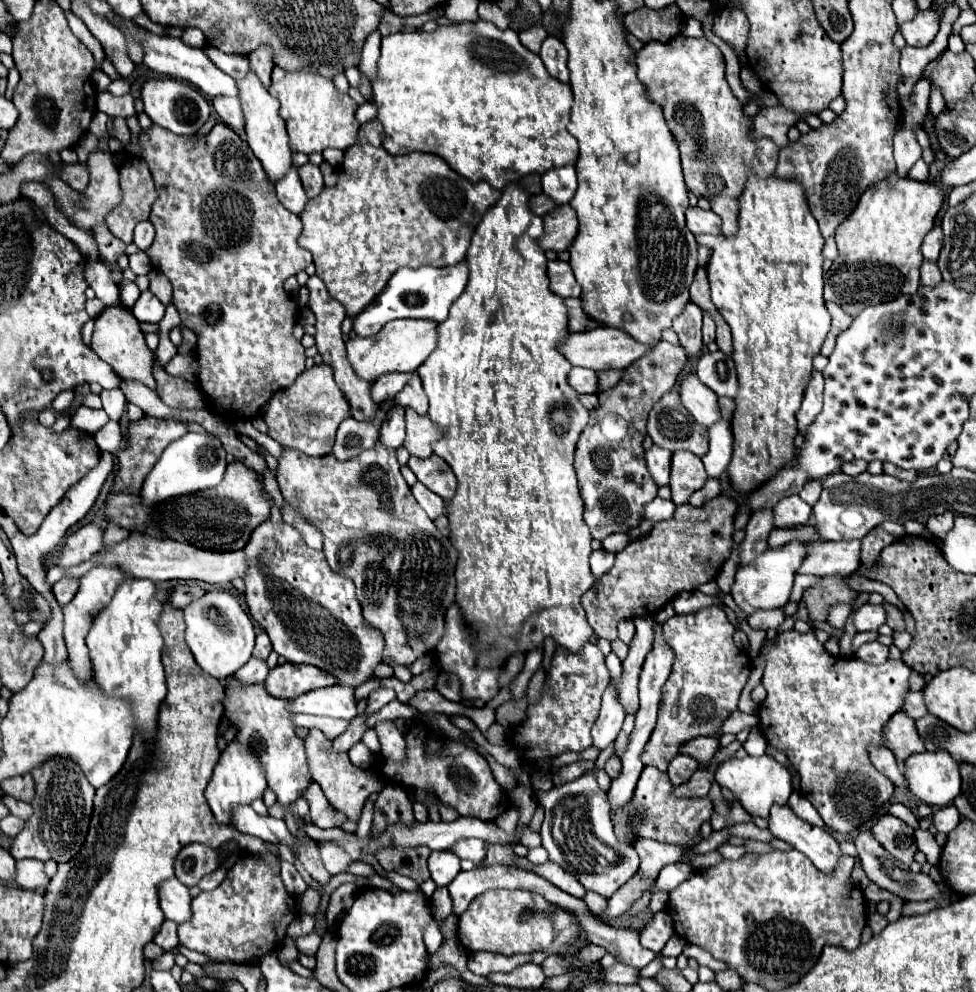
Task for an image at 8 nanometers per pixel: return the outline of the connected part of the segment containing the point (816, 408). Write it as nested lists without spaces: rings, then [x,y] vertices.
[[[813,372],[813,378],[805,390],[803,404],[797,412],[797,422],[799,422],[799,434],[807,432],[807,426],[815,420],[815,416],[823,408],[823,376],[821,372]]]

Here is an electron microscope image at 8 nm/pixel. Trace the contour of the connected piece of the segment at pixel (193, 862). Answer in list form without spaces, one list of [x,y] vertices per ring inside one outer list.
[[[189,844],[181,848],[175,858],[175,876],[185,886],[195,886],[199,880],[219,866],[219,852],[213,848],[205,848],[203,844]]]

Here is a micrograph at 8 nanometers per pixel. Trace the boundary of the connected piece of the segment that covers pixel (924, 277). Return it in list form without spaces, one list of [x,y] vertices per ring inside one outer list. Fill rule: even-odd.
[[[923,260],[921,264],[921,284],[939,284],[941,280],[941,272],[937,268],[935,262],[931,260]]]

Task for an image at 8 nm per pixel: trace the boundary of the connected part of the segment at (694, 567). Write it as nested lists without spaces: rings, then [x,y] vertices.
[[[717,496],[701,508],[691,504],[677,506],[673,518],[657,522],[647,538],[631,540],[617,552],[613,568],[581,598],[595,634],[613,642],[621,620],[653,618],[679,592],[713,580],[731,554],[735,512],[737,504],[727,496]]]

